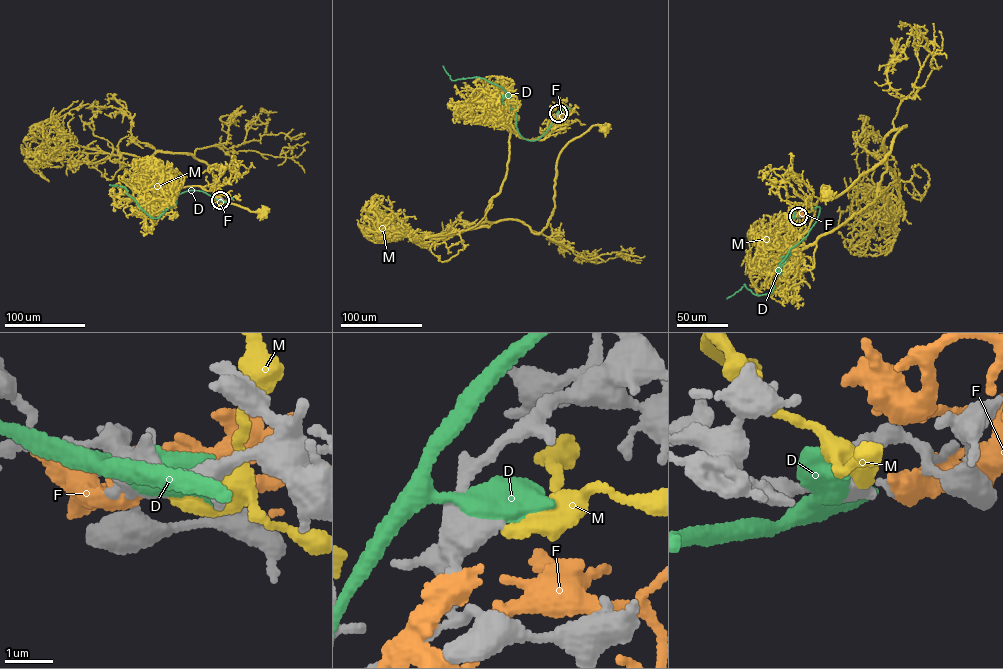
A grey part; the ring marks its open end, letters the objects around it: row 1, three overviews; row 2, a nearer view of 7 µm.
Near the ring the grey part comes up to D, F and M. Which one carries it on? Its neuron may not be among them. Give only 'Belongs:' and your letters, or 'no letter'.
Belongs: no letter

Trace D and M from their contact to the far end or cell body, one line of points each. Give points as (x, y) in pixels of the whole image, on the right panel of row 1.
D: (798, 216), (820, 208), (806, 236), (790, 249), (776, 270), (771, 293), (755, 294), (744, 284), (726, 299)
M: (798, 216), (817, 202), (800, 249), (874, 202), (886, 135), (905, 125), (883, 160), (825, 193)

